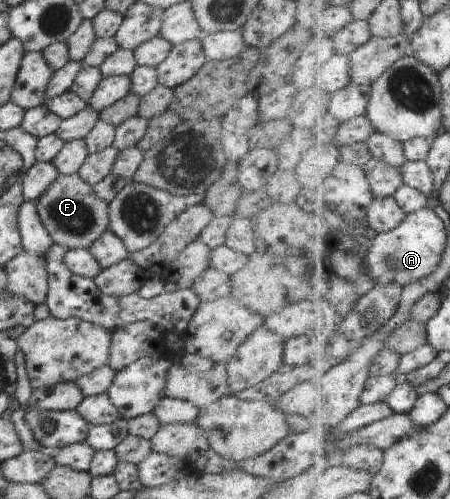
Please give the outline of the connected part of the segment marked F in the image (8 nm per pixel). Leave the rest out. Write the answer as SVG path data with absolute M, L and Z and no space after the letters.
M78 173L58 175L51 187L39 197L36 203L37 215L39 215L43 227L45 227L54 243L62 245L66 250L89 248L96 239L99 239L108 230L108 203L103 201L103 198L100 198L93 191L93 186L83 181L83 178L79 177Z

